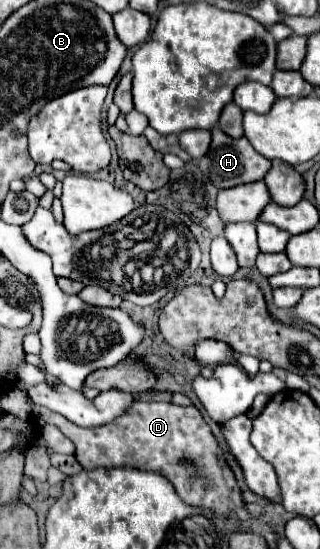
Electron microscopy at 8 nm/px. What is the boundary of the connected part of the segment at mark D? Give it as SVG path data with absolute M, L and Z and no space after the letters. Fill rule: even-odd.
M133 400L123 416L97 428L81 428L67 418L61 418L59 414L34 403L32 408L34 417L57 426L75 444L75 458L83 470L93 470L97 466L135 466L139 470L155 470L169 478L185 504L205 506L215 514L237 520L249 518L235 476L221 456L221 448L211 434L211 428L205 424L201 412L195 406Z

